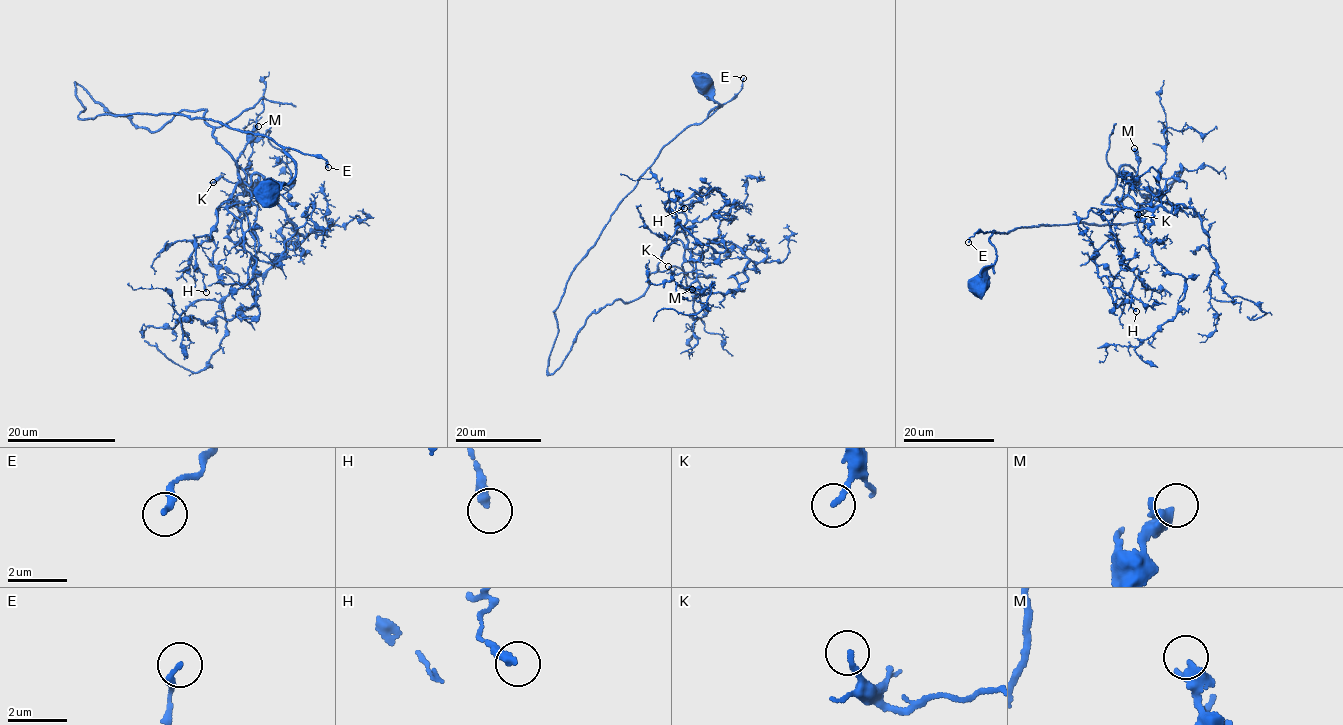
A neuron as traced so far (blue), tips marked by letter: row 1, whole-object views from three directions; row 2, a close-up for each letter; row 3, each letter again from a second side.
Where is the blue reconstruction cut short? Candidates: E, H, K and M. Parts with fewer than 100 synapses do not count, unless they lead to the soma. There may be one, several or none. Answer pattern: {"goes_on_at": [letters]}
{"goes_on_at": []}

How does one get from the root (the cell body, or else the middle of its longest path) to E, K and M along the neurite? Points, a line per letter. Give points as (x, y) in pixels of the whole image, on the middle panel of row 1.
E: (700, 81), (697, 80), (705, 91), (722, 105), (708, 114), (711, 115), (740, 90), (743, 78)
K: (700, 81), (721, 107), (573, 270), (550, 373), (681, 241), (695, 270), (668, 266)
M: (700, 81), (721, 107), (660, 152), (573, 270), (550, 373), (592, 313), (641, 296), (675, 239), (692, 289)

